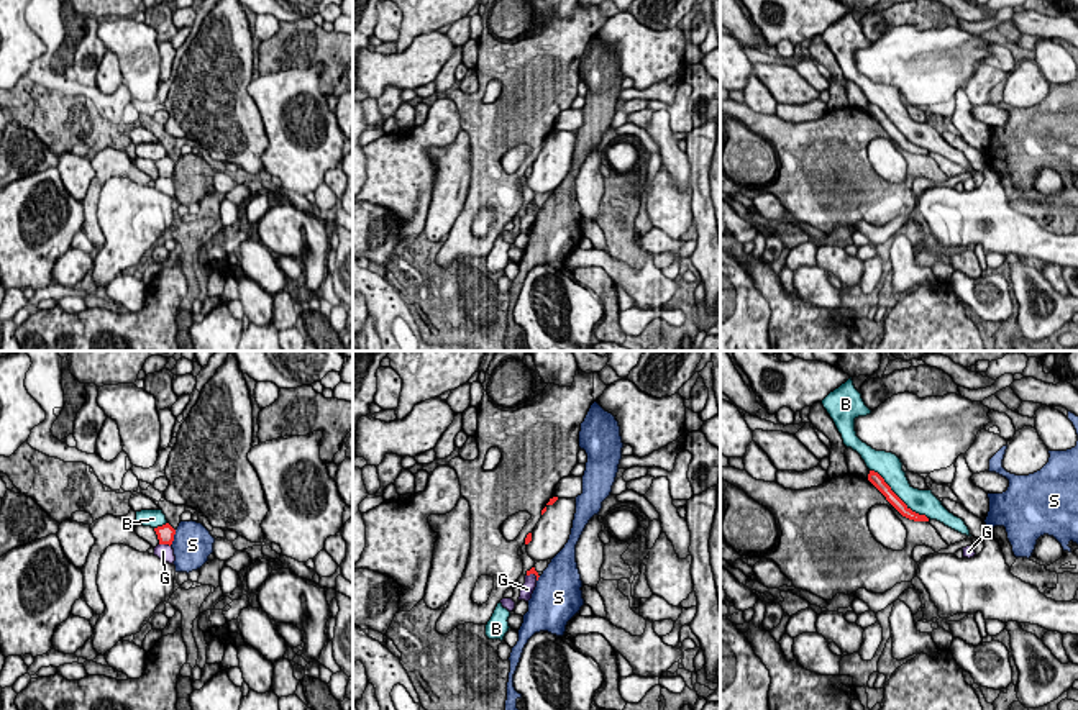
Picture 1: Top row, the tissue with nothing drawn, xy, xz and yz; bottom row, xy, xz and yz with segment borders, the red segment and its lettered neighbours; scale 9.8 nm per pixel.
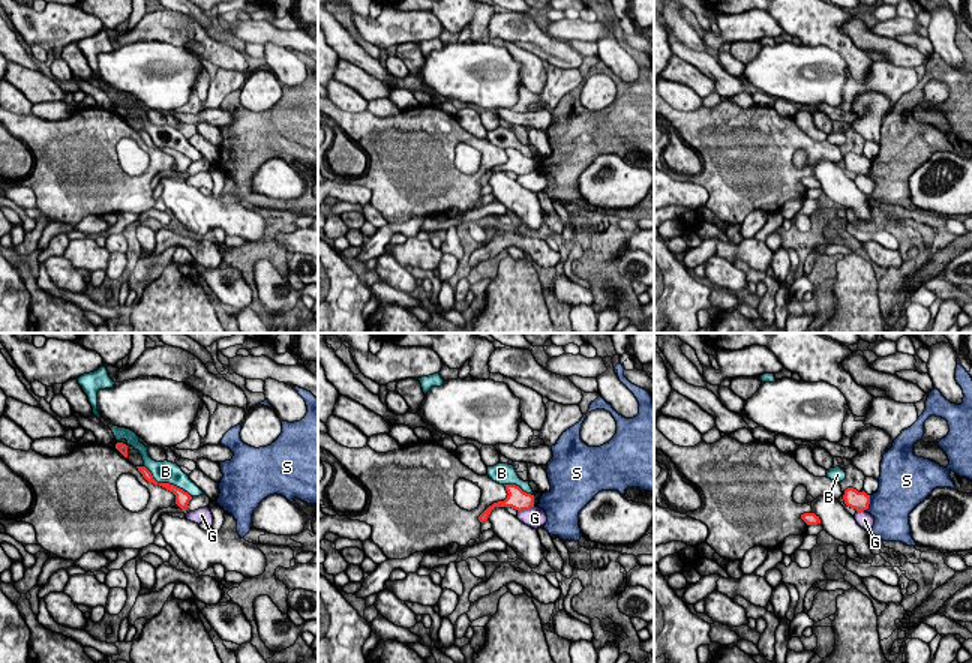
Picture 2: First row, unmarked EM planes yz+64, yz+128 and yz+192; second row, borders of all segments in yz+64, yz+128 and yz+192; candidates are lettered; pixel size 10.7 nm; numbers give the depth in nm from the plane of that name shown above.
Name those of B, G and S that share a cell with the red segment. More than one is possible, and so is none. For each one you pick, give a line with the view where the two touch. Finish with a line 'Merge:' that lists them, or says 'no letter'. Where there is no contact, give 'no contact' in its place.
Merge: no letter

